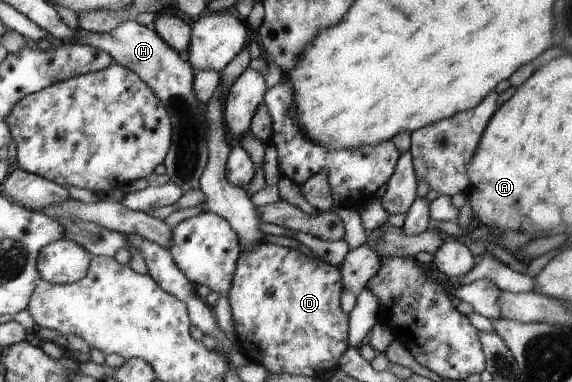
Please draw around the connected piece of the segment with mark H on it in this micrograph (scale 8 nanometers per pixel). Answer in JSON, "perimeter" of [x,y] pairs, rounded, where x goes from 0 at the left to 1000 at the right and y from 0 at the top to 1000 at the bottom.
{"perimeter":[[[234,52],[219,55],[205,65],[191,86],[170,86],[149,76],[131,76],[131,107],[128,115],[149,115],[175,126],[198,149],[199,162],[227,186],[238,188],[252,217],[257,217],[266,238],[278,254],[299,296],[301,327],[306,351],[301,356],[301,387],[288,416],[290,455],[301,474],[313,479],[322,500],[350,492],[350,469],[364,437],[369,411],[365,398],[365,317],[358,296],[365,280],[355,275],[344,259],[341,233],[343,178],[334,173],[320,144],[302,134],[278,86],[257,76],[255,68],[238,60]]]}

